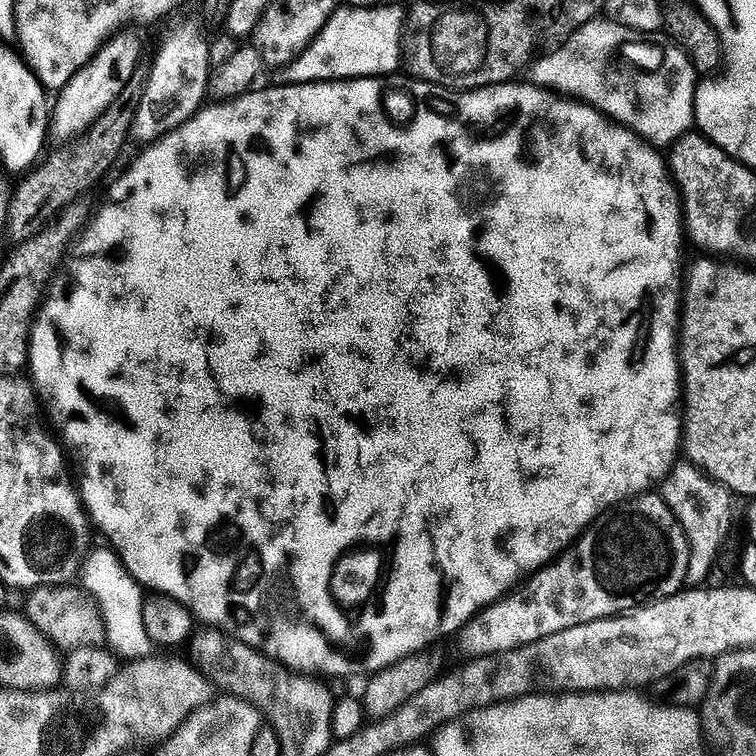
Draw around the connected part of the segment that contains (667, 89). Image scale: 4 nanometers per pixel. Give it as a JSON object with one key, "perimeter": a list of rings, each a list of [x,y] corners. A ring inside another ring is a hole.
{"perimeter":[[[604,19],[592,20],[585,28],[567,37],[557,52],[542,57],[540,61],[537,59],[530,68],[531,83],[537,89],[552,94],[564,92],[576,100],[584,96],[593,98],[596,100],[597,113],[606,108],[607,118],[620,128],[635,134],[653,149],[667,149],[693,131],[696,123],[698,71],[683,47],[672,46],[676,48],[668,48],[665,52],[652,44],[643,48],[636,44],[637,33],[615,19]],[[644,66],[656,68],[656,72]],[[639,69],[642,78],[638,84],[634,84],[634,94],[630,92],[628,96],[618,92],[618,84],[626,78],[626,70]]]}

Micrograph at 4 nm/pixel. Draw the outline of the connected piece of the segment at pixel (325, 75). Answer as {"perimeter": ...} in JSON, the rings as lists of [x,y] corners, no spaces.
{"perimeter":[[[399,3],[389,8],[362,10],[351,6],[341,7],[328,19],[326,27],[316,35],[316,41],[292,64],[283,65],[280,84],[322,84],[325,80],[362,80],[388,78],[391,72],[402,68],[402,49],[406,35],[406,12]]]}

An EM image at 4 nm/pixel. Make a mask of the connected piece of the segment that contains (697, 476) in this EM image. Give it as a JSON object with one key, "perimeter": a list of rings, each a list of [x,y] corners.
{"perimeter":[[[677,462],[662,481],[662,495],[666,506],[670,506],[670,510],[678,518],[692,551],[687,583],[692,586],[703,585],[703,580],[711,574],[712,567],[728,540],[728,531],[732,528],[733,493],[704,475],[693,464]]]}

